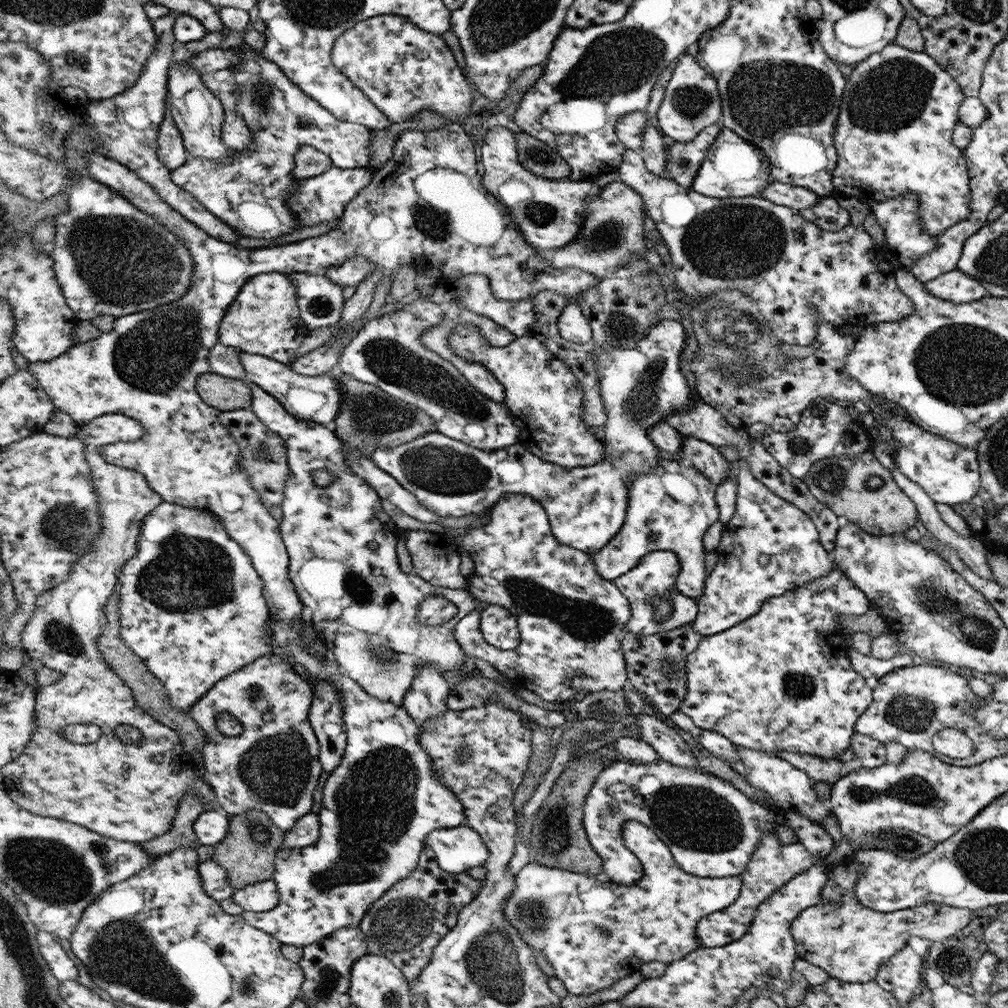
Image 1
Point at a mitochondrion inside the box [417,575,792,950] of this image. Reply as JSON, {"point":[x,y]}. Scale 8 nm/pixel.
{"point":[694,818]}

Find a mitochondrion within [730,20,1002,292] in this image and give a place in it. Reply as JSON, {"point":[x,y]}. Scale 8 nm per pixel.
{"point":[893,95]}

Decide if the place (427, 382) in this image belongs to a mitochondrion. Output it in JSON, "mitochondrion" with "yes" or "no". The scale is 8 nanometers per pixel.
{"mitochondrion":"yes"}

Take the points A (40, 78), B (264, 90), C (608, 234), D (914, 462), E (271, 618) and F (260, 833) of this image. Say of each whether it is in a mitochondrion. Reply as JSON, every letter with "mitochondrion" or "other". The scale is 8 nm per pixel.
{"A":"other","B":"mitochondrion","C":"mitochondrion","D":"other","E":"other","F":"mitochondrion"}

